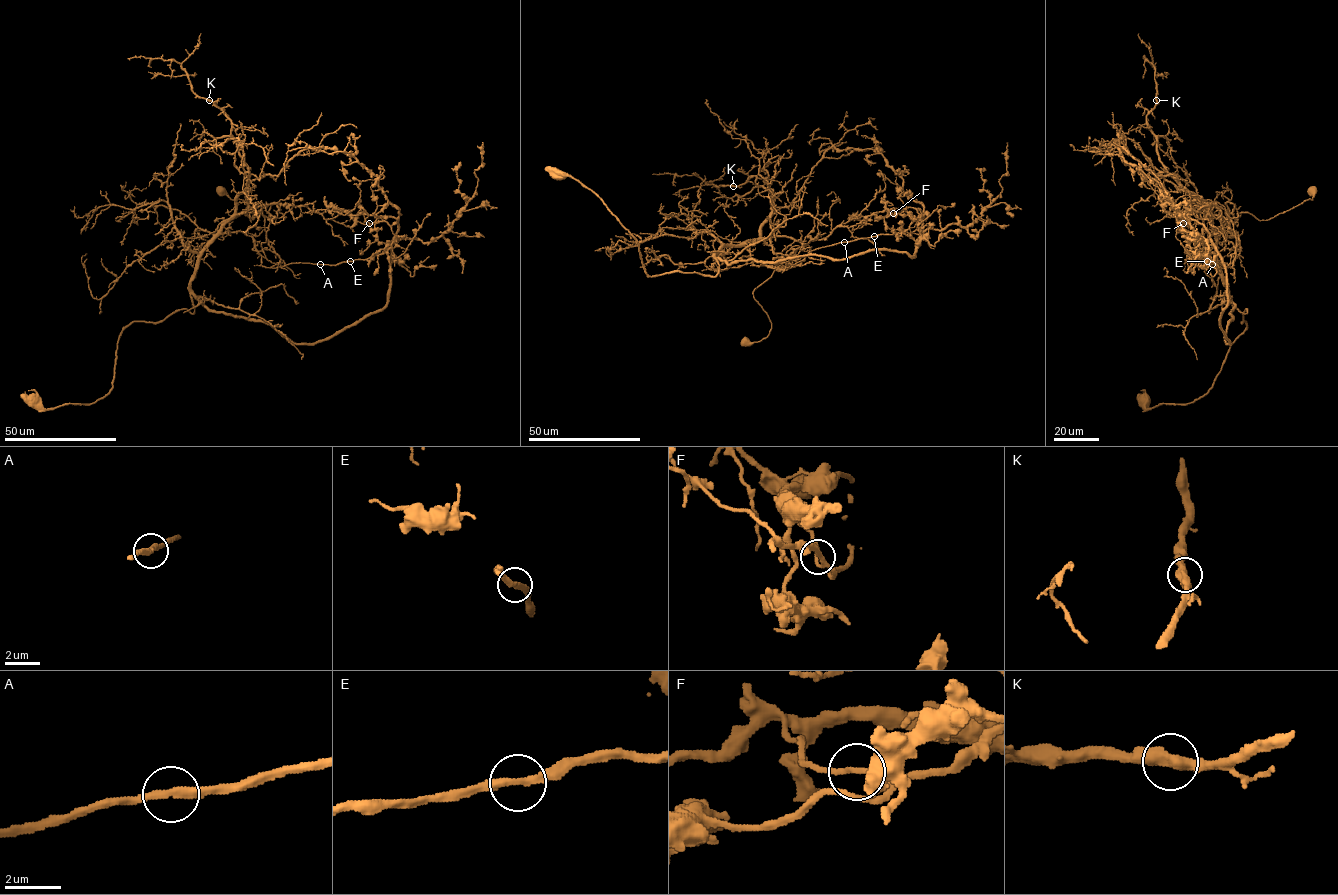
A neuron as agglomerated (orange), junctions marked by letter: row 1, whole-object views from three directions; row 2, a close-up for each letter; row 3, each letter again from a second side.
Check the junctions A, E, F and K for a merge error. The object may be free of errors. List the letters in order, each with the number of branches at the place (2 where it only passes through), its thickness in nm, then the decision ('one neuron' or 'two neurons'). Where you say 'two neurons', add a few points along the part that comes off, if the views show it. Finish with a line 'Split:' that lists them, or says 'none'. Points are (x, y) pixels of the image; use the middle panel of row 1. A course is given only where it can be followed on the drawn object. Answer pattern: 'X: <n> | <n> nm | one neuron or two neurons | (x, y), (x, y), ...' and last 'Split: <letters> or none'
A: 2 | 240 nm | one neuron
E: 2 | 240 nm | one neuron
F: 2 | 160 nm | two neurons | (893, 213), (913, 207), (918, 216), (904, 231), (818, 248), (791, 265), (770, 240), (762, 155), (723, 122)
K: 2 | 480 nm | one neuron
Split: F

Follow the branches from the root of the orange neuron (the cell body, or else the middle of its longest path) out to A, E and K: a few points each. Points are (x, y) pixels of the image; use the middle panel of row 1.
A: (554, 172), (600, 199), (649, 276), (714, 276), (715, 254), (733, 246), (787, 270), (844, 242)
E: (554, 172), (600, 199), (649, 276), (714, 276), (715, 254), (733, 246), (787, 270), (874, 236)
K: (554, 172), (600, 199), (649, 276), (714, 276), (723, 247), (759, 237), (773, 196), (755, 176), (733, 186)

